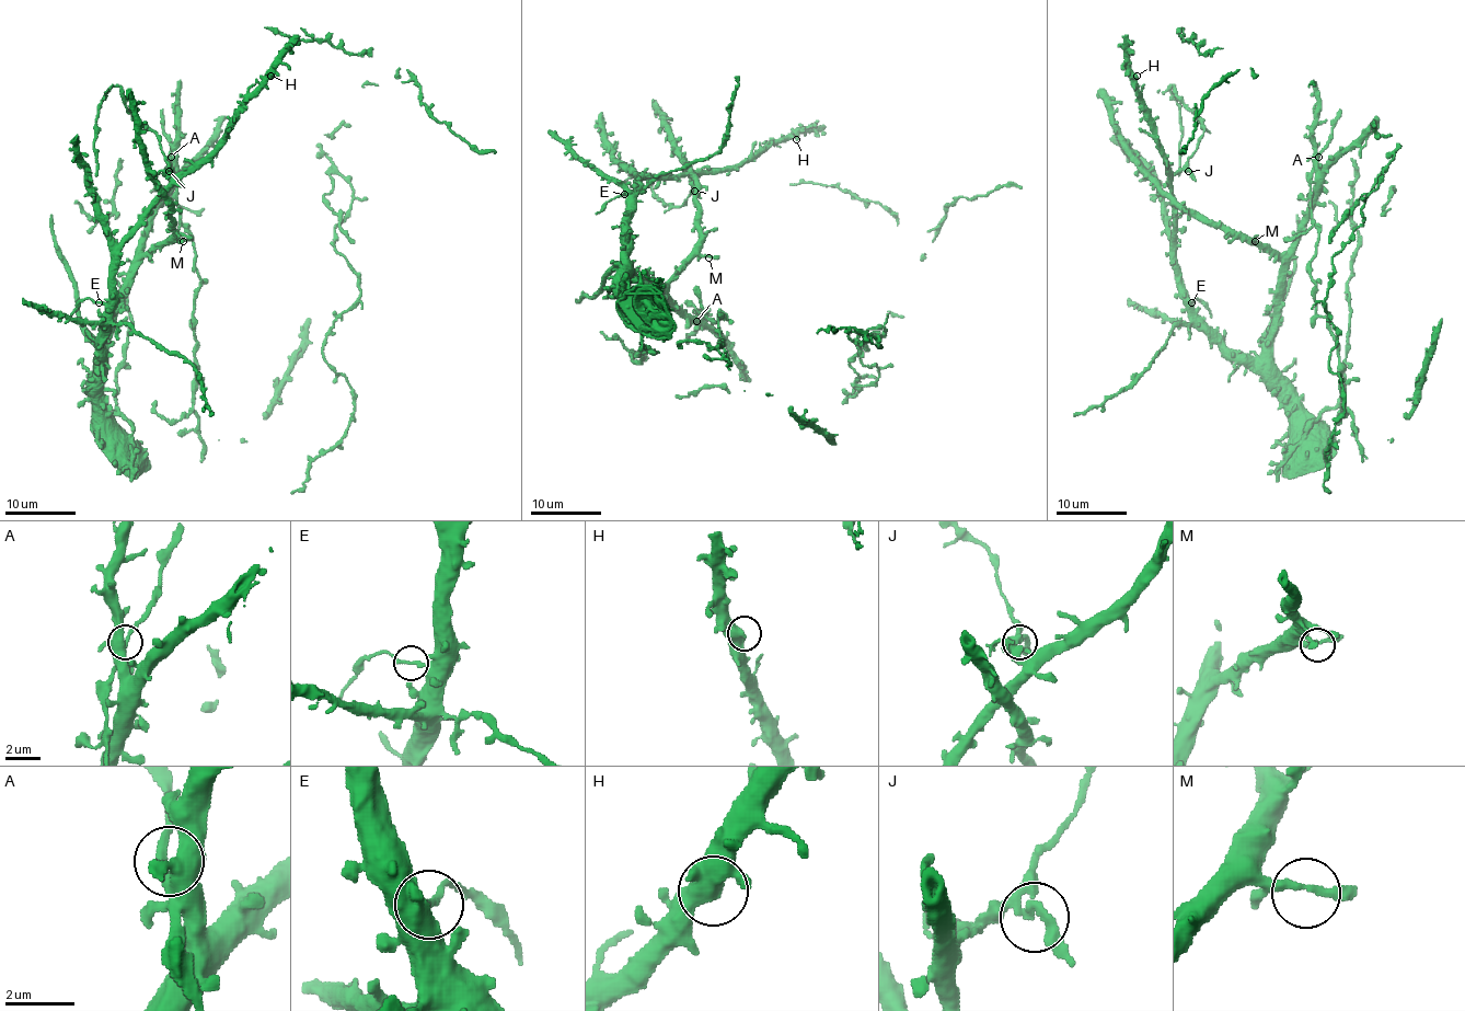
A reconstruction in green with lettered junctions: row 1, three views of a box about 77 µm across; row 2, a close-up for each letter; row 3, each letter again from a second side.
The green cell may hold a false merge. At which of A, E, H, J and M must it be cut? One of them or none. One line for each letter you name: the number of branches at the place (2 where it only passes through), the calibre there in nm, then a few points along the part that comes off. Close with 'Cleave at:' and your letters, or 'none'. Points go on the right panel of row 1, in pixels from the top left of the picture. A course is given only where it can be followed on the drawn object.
E: Branches: 2. Thickness 200 nm. Course of the part to remove: (1191, 302), (1197, 298), (1211, 317)
Cleave at: E

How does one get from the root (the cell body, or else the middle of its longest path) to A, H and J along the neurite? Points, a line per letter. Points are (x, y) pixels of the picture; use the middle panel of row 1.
A: (719, 319), (711, 321), (700, 313), (696, 321)
H: (719, 319), (689, 317), (668, 294), (671, 275), (700, 238), (693, 173), (728, 171), (775, 142), (796, 139)
J: (719, 319), (689, 317), (668, 294), (671, 275), (700, 238), (693, 173), (698, 176), (694, 191)

